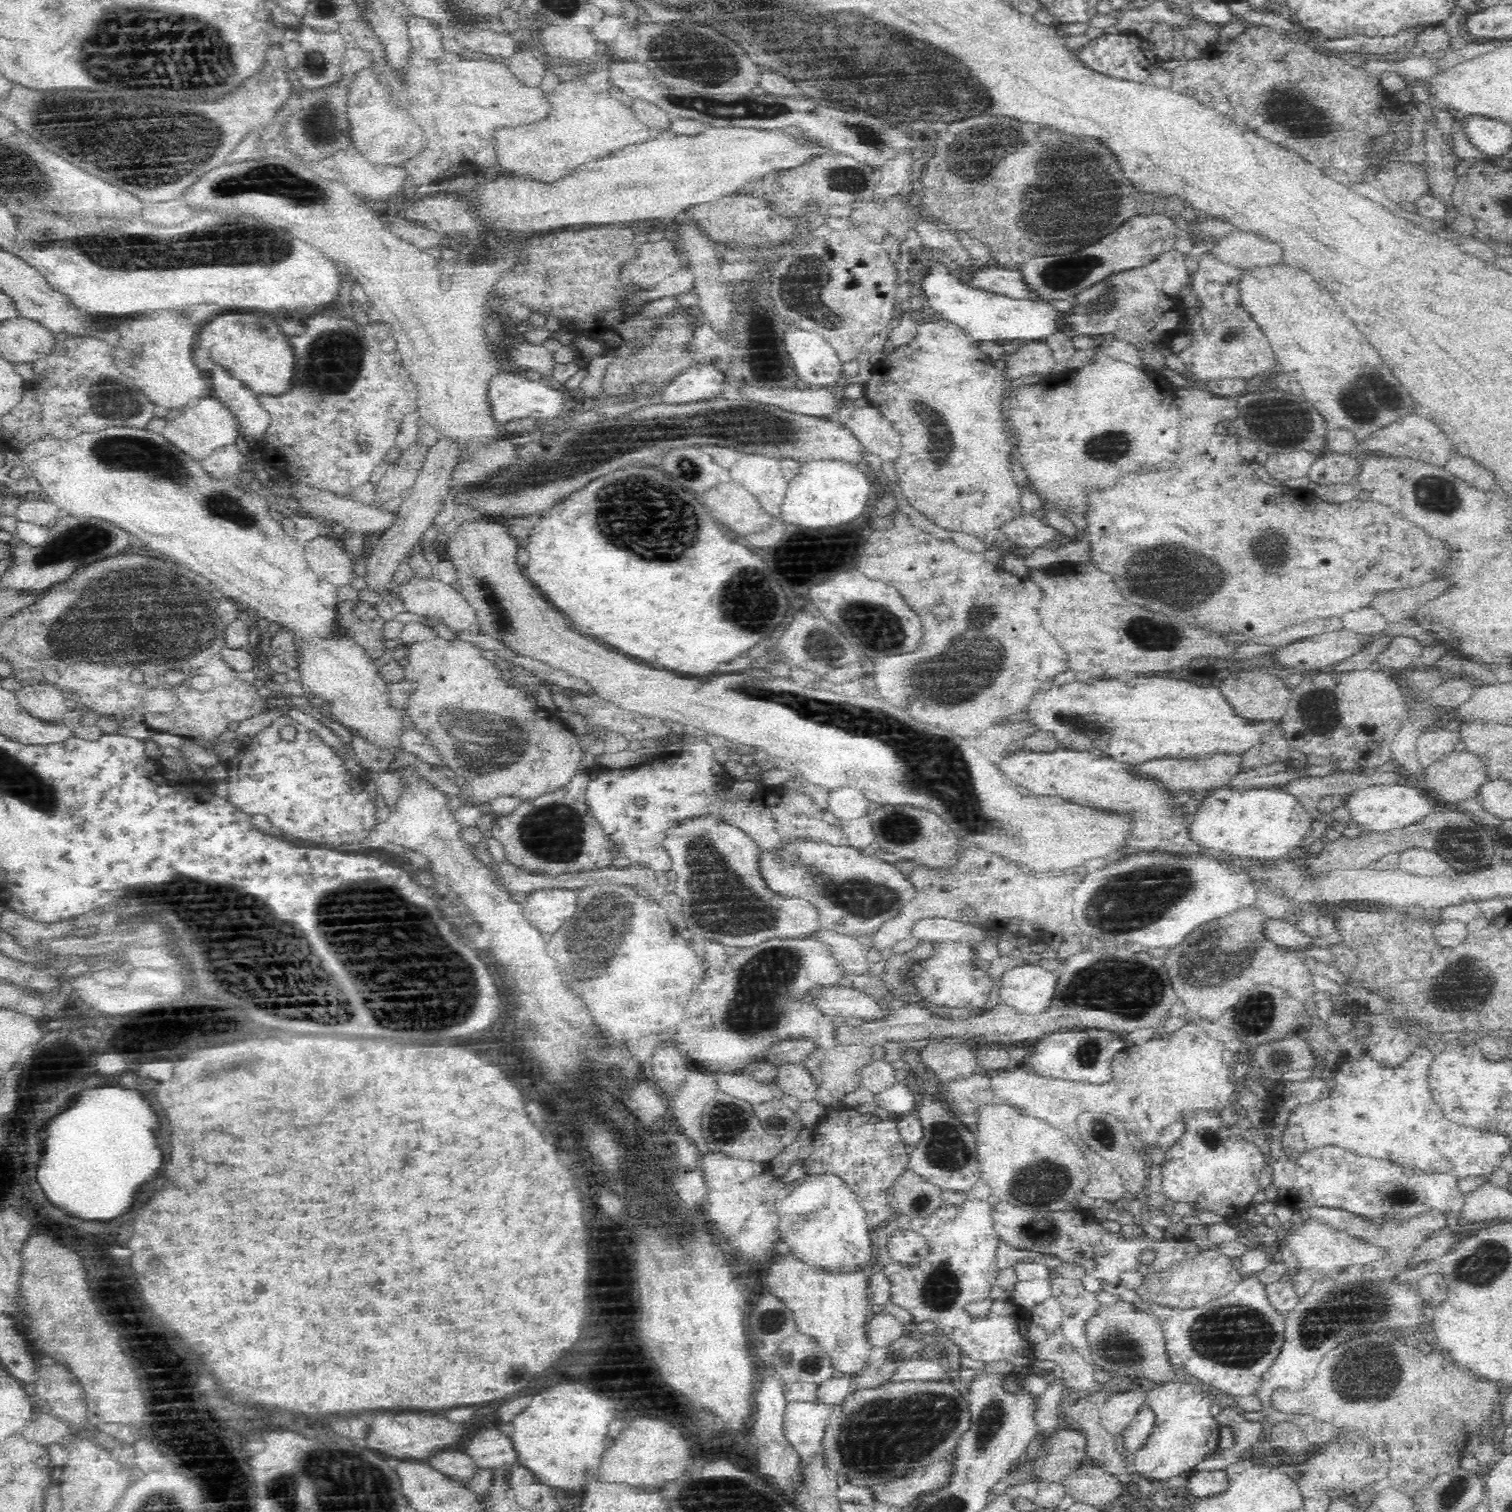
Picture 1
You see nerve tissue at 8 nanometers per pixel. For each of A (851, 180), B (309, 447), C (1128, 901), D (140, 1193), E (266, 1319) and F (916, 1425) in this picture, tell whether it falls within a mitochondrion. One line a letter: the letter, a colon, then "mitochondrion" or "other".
A: mitochondrion
B: other
C: mitochondrion
D: other
E: other
F: mitochondrion

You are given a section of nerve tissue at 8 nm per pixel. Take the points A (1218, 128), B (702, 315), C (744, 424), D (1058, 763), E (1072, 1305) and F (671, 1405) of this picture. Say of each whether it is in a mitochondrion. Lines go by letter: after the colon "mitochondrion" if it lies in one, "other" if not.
A: other
B: other
C: mitochondrion
D: other
E: other
F: other

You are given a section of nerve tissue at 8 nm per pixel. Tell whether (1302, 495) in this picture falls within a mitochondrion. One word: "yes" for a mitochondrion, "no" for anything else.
no

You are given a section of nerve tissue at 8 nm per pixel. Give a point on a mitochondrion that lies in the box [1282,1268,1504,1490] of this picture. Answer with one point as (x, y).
(1368, 1371)

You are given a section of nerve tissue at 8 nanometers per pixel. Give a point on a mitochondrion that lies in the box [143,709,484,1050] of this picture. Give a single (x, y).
(463, 763)

